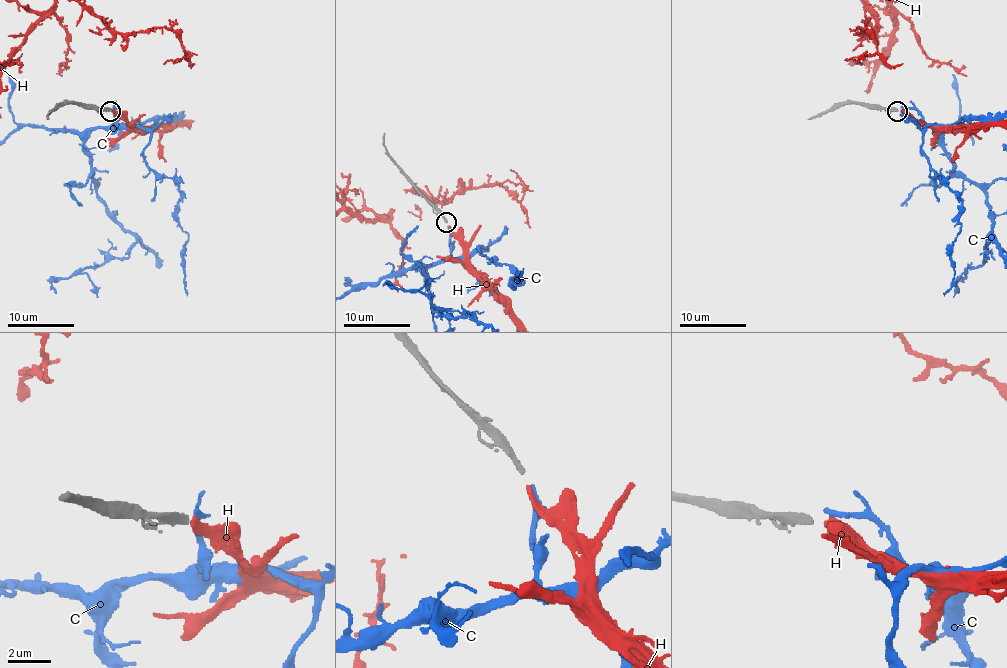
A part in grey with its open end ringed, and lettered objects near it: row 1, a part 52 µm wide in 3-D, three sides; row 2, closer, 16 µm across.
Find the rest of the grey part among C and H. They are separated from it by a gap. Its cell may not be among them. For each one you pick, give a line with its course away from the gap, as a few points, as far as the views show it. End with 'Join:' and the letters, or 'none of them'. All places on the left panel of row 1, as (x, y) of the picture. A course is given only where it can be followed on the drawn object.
Join: H

